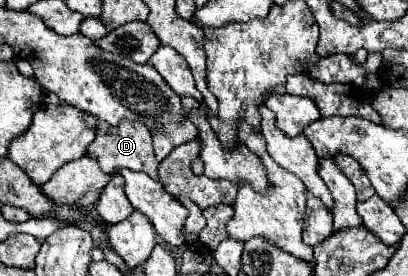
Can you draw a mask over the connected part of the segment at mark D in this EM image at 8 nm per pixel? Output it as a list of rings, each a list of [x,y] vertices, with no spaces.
[[[98,121],[96,139],[88,147],[88,155],[98,157],[100,167],[106,173],[114,173],[114,171],[126,167],[126,169],[132,169],[132,171],[144,171],[152,179],[158,179],[158,171],[156,171],[158,169],[158,161],[156,161],[154,149],[152,149],[152,135],[150,135],[150,131],[142,123],[122,121],[120,125],[112,127],[112,125],[104,123],[104,121]]]

